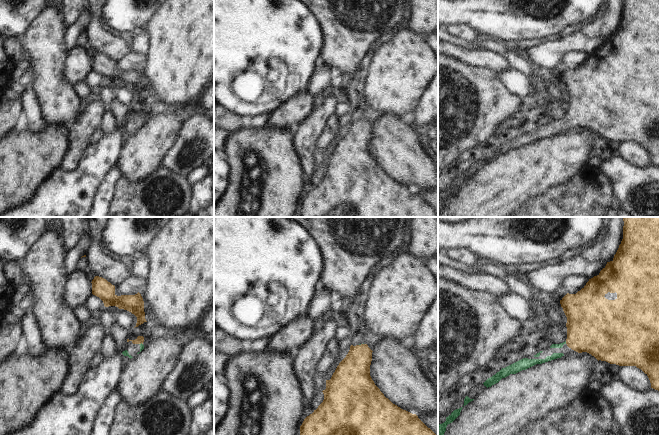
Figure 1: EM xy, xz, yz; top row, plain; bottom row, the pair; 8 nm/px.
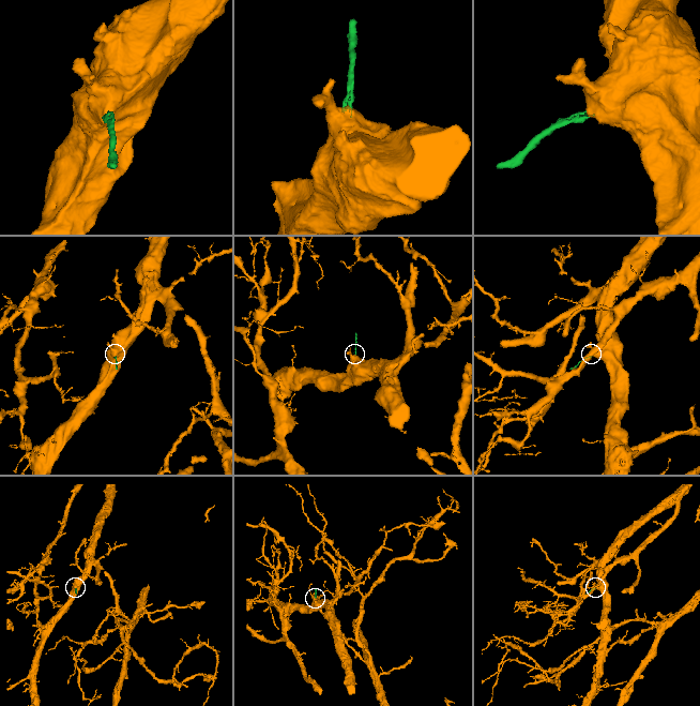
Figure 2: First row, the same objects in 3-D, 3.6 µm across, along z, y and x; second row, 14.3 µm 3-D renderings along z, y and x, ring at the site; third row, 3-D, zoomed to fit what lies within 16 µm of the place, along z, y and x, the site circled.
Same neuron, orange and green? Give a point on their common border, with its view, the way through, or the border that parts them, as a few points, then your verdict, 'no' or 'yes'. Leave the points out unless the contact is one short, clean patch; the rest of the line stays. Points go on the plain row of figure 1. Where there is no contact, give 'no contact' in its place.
meets orange in xy at (140, 119); runs through xy (140, 115), (140, 119), (141, 121); yes

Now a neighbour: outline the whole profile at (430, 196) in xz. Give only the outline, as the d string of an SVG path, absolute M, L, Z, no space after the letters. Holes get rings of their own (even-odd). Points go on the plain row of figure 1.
M438 188L433 190L416 190L418 194L438 212Z

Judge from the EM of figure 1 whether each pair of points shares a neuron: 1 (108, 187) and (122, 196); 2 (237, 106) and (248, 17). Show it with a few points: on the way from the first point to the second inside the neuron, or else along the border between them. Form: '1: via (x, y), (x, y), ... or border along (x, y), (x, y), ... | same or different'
1: border along (122, 177), (116, 184), (109, 206) | different
2: via (224, 84), (224, 41), (226, 39) | same

